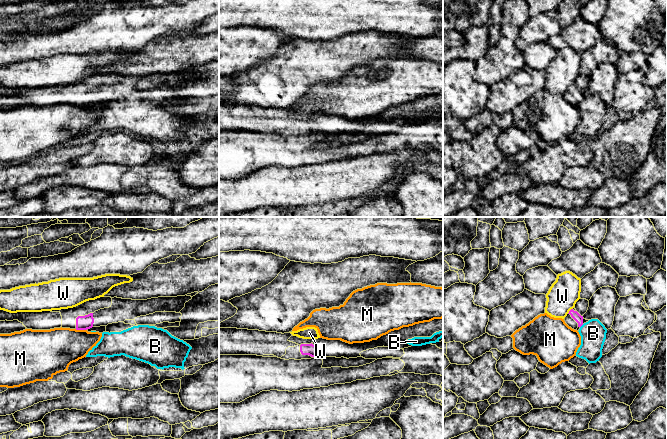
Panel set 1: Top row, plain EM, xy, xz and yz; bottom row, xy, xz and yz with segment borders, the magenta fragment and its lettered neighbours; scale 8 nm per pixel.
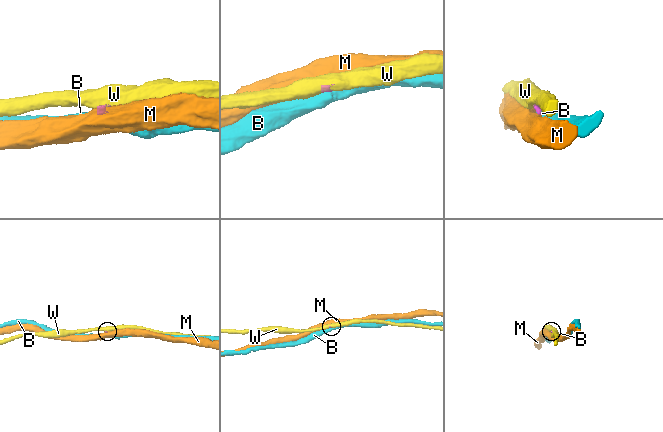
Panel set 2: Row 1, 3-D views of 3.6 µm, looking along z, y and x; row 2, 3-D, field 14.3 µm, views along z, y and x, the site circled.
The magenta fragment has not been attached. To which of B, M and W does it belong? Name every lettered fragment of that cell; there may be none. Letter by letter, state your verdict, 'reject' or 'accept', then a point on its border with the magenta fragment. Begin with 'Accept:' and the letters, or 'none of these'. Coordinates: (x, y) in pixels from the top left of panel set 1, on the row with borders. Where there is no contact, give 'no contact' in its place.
Accept: none of these
B: reject; meets magenta in yz at (581, 325)
M: reject; meets magenta in xy at (81, 329)
W: reject; meets magenta in yz at (569, 311)

